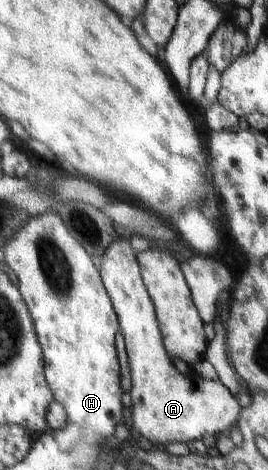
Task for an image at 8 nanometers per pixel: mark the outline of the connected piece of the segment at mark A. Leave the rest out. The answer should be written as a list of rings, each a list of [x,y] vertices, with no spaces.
[[[126,235],[113,241],[108,246],[108,249],[102,255],[99,272],[102,283],[114,306],[119,327],[125,337],[125,346],[130,364],[131,392],[129,394],[132,398],[130,408],[132,409],[134,427],[152,443],[162,443],[164,445],[177,441],[188,444],[189,441],[201,440],[205,435],[221,436],[231,427],[234,427],[242,409],[238,404],[238,400],[236,400],[236,396],[233,396],[222,385],[220,380],[205,379],[197,373],[190,376],[182,375],[176,368],[177,364],[172,363],[166,353],[154,304],[144,285],[134,248],[132,248]]]

